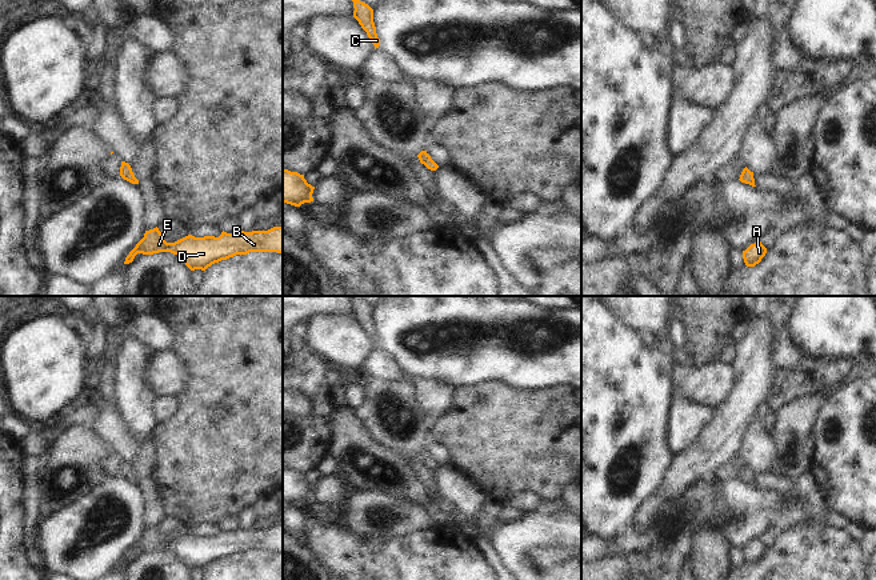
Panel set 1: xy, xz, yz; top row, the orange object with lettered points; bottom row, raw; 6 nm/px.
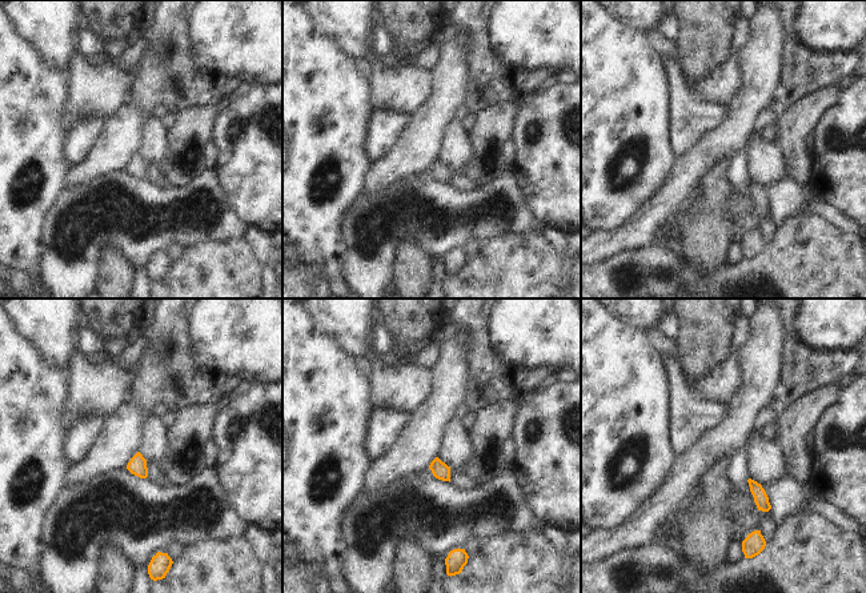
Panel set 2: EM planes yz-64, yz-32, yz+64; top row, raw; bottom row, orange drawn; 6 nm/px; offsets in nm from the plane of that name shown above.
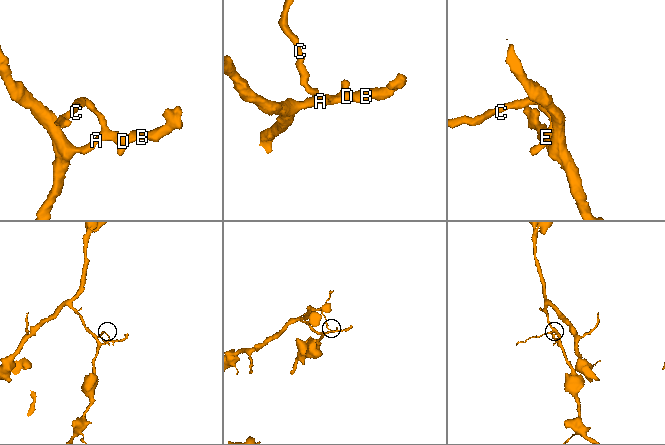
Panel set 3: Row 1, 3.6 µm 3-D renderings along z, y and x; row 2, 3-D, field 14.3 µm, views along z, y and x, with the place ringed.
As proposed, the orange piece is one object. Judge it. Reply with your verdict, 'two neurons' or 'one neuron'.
one neuron

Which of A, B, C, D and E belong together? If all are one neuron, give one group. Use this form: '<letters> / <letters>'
A B C D E

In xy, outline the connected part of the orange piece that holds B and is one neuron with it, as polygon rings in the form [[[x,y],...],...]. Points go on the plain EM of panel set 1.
[[[283,524],[268,529],[244,531],[237,528],[233,532],[223,529],[219,536],[188,533],[175,541],[167,541],[156,525],[145,529],[144,536],[125,556],[124,563],[132,561],[137,552],[153,553],[159,551],[177,553],[191,569],[205,569],[212,563],[236,553],[249,551],[283,552]]]

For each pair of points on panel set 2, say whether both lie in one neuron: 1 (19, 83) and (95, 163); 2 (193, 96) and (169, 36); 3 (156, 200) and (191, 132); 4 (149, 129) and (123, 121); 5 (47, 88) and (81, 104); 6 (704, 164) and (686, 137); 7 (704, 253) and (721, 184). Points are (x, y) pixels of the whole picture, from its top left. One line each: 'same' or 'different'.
1: different
2: same
3: different
4: different
5: different
6: different
7: same

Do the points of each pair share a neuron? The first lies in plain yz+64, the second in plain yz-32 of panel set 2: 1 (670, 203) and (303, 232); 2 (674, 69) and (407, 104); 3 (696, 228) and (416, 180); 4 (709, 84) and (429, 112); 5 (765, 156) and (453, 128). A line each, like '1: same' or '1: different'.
1: different
2: different
3: different
4: different
5: same

